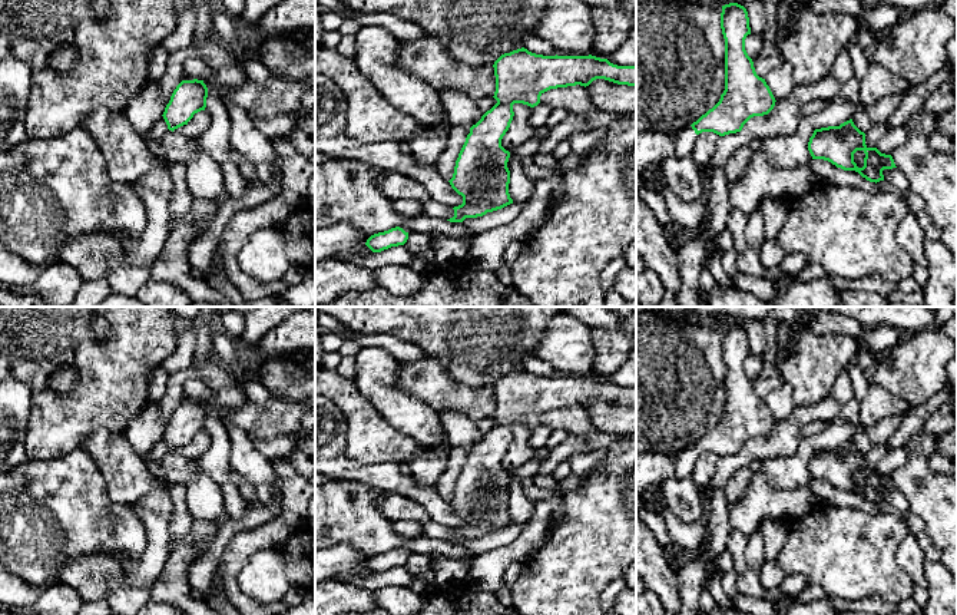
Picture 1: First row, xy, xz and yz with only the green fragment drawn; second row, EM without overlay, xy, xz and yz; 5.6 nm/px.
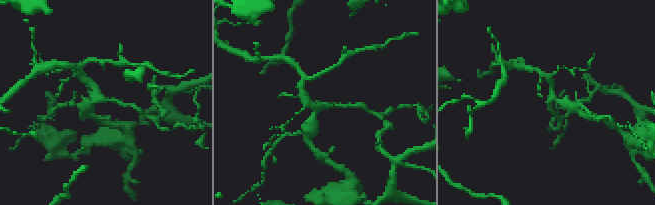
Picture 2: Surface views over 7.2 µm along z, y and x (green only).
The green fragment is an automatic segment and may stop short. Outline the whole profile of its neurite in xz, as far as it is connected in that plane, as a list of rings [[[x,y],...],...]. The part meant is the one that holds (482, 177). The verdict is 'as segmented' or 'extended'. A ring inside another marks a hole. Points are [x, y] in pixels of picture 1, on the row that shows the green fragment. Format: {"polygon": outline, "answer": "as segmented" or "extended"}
{"polygon": [[[521,47],[501,54],[493,65],[496,76],[494,99],[497,103],[487,110],[481,119],[470,128],[470,133],[456,161],[451,188],[463,196],[463,204],[454,206],[454,216],[450,222],[463,222],[466,218],[483,216],[487,212],[501,209],[513,199],[509,194],[510,171],[507,162],[510,152],[501,146],[501,139],[513,120],[514,103],[534,108],[540,103],[540,96],[557,87],[589,86],[596,79],[605,79],[617,85],[636,86],[636,66],[617,66],[607,59],[596,56],[543,56]]], "answer": "as segmented"}

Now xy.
{"polygon": [[[182,80],[173,90],[165,108],[163,119],[169,130],[175,130],[193,118],[195,113],[205,110],[208,87],[203,80]]], "answer": "as segmented"}

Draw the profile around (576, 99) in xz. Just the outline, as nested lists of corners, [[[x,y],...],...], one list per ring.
[[[580,85],[550,89],[542,93],[540,103],[549,106],[552,110],[563,108],[572,115],[582,115],[585,118],[597,110],[587,89]]]

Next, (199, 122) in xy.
[[[201,110],[183,126],[175,129],[175,133],[183,135],[188,139],[199,139],[199,136],[209,128],[211,119],[206,110]]]

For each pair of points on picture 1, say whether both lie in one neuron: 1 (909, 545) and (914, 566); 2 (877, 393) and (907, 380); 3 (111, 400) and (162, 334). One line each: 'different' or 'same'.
1: same
2: different
3: same

